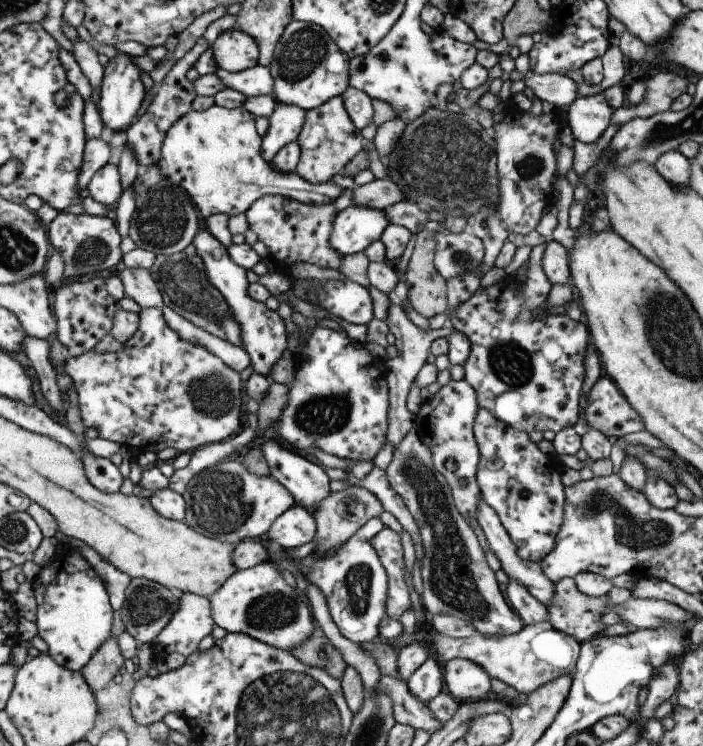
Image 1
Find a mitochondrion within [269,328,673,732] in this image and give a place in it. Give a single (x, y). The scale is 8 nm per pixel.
(450, 577)

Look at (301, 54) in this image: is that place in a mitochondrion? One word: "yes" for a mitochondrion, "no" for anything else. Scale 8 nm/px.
yes

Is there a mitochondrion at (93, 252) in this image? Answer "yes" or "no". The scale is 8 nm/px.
yes

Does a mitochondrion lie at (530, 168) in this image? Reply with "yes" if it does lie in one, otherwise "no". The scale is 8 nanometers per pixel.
yes

